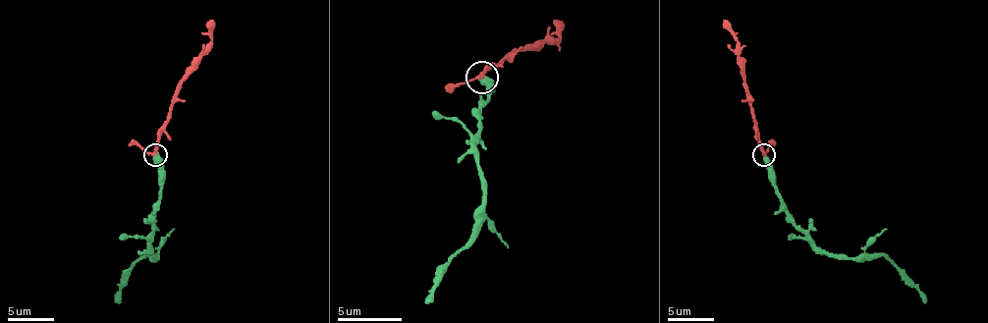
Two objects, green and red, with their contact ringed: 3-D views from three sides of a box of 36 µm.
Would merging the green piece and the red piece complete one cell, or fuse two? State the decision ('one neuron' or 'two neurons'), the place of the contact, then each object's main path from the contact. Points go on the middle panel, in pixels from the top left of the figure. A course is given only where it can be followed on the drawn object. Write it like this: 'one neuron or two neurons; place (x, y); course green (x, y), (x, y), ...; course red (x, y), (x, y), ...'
one neuron; place (481, 77); course green (482, 78), (485, 100), (476, 145), (482, 168), (482, 226), (447, 262), (424, 303); course red (482, 78), (485, 71), (512, 52), (554, 42), (563, 20)

